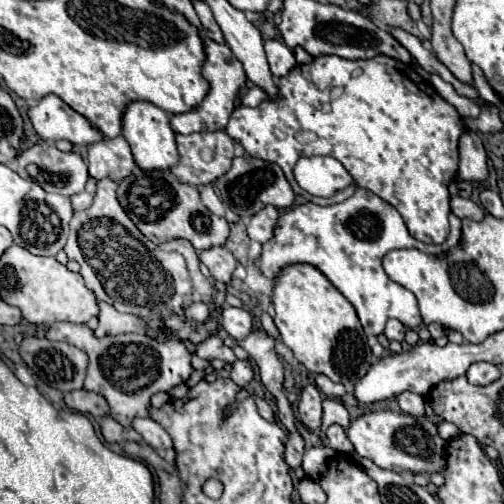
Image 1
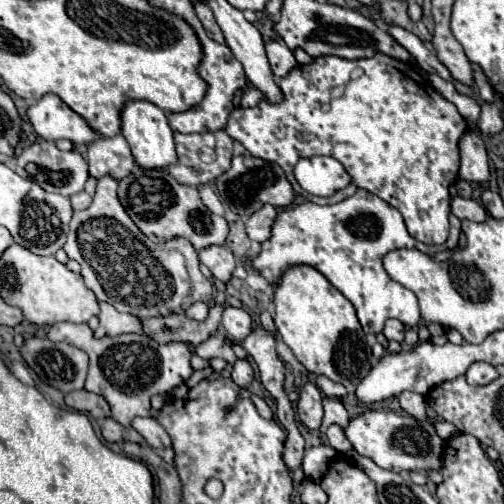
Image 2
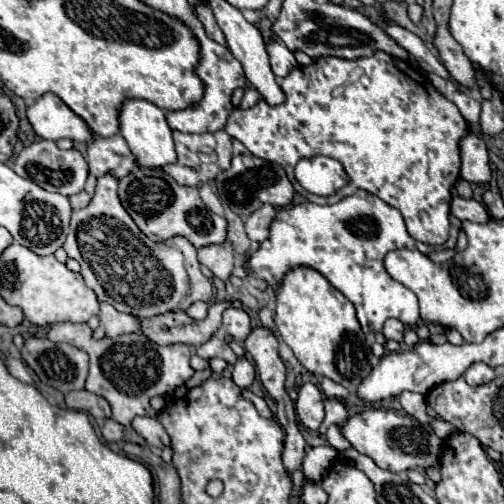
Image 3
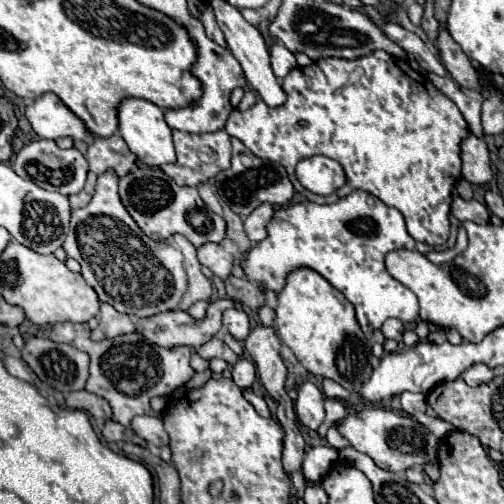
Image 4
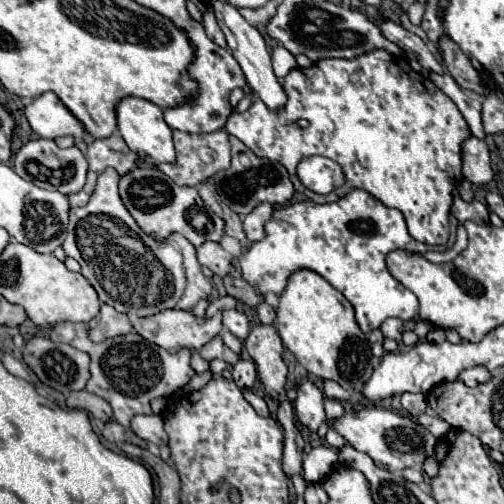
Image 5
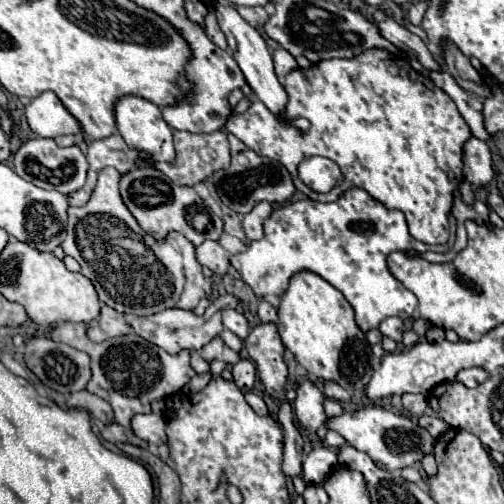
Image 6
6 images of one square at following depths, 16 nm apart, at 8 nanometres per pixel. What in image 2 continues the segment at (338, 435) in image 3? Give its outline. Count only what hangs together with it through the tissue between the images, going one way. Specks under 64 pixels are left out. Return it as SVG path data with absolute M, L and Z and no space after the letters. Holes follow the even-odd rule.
M330 426L330 428L326 430L326 438L328 438L328 444L330 444L336 452L340 452L340 454L352 450L350 440L346 438L346 434L344 434L344 430L342 430L340 426Z

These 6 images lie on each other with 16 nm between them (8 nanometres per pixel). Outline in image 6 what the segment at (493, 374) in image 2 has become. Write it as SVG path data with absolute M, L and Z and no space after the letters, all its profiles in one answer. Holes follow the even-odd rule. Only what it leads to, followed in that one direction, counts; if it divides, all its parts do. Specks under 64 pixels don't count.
M478 366L466 368L464 372L460 372L460 374L456 376L456 380L460 380L462 384L466 384L468 388L474 388L474 386L482 384L482 382L488 380L488 378L490 378L490 374L488 374L484 368L478 368Z

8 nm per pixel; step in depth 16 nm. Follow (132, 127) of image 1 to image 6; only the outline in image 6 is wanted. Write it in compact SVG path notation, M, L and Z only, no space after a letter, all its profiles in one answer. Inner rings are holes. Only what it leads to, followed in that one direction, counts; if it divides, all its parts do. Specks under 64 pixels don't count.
M124 96L116 104L116 126L120 136L126 140L126 144L132 150L138 150L140 154L148 154L146 162L172 162L174 160L174 144L172 144L172 130L162 118L162 110L144 98L138 96Z

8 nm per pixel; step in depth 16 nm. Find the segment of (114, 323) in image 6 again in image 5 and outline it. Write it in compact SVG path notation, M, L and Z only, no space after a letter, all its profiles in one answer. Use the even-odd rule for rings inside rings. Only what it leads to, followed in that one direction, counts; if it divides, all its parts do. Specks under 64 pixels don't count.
M102 304L102 308L100 308L100 324L94 330L90 330L90 338L94 342L100 342L100 340L106 340L106 338L128 334L132 330L134 328L132 328L126 314L120 314L112 306Z

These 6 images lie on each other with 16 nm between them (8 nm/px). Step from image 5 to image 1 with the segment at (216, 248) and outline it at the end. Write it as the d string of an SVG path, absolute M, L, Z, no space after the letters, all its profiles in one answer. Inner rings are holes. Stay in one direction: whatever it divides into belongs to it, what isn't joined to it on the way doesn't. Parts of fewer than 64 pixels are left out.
M218 246L218 248L210 248L210 250L204 250L200 260L208 266L210 274L214 280L220 280L224 284L230 284L232 280L232 272L236 268L236 258L232 256L230 250Z

